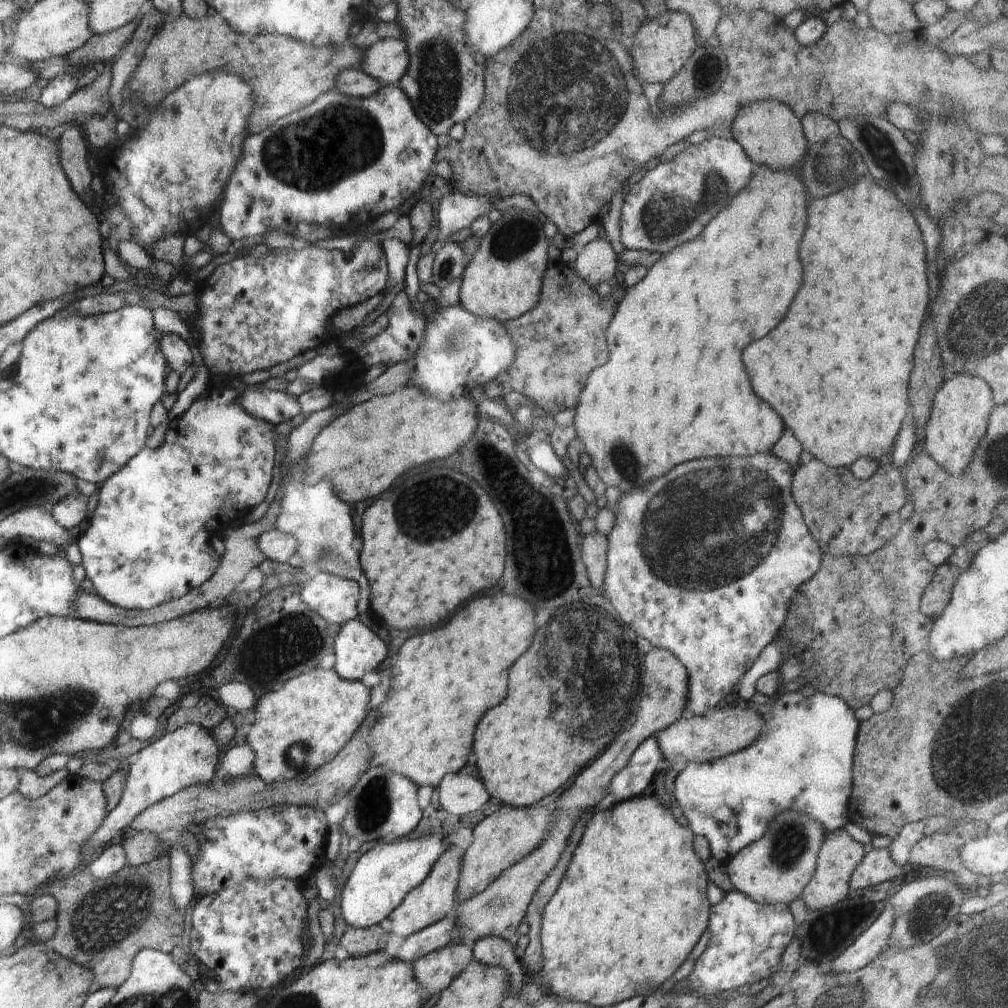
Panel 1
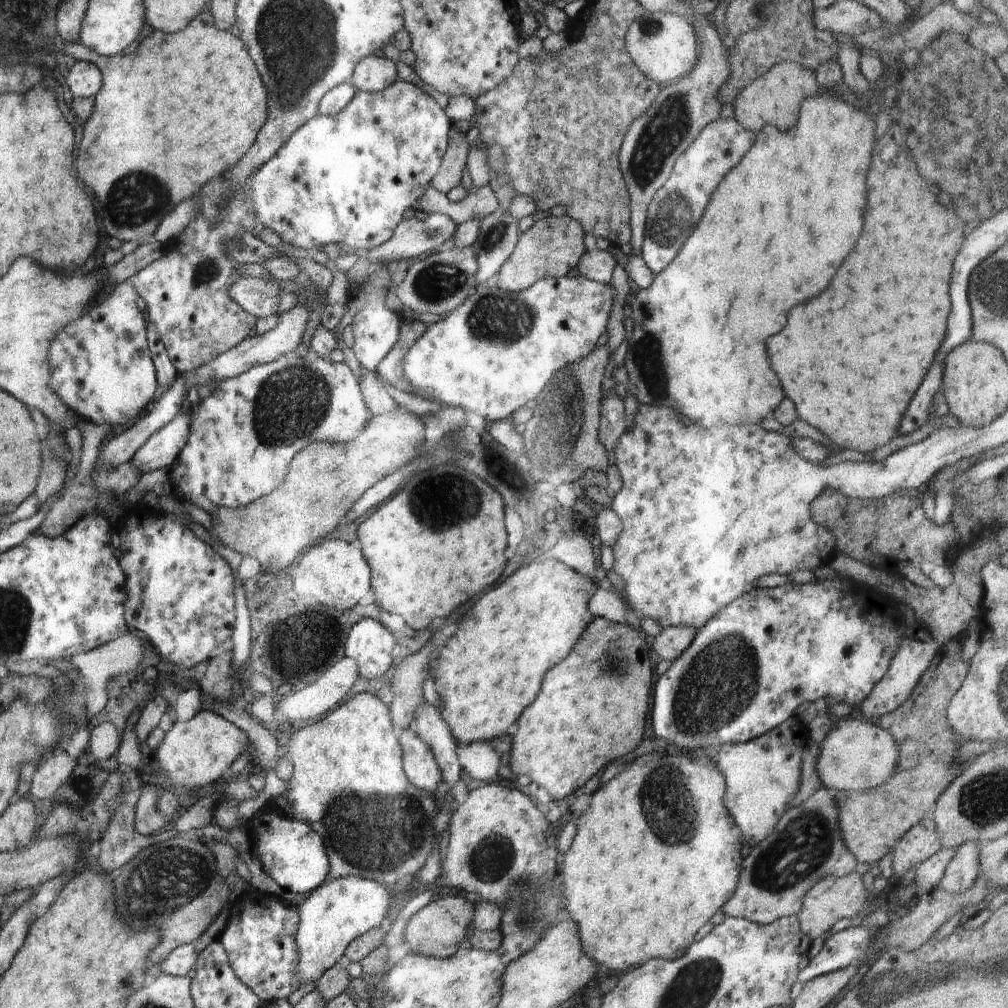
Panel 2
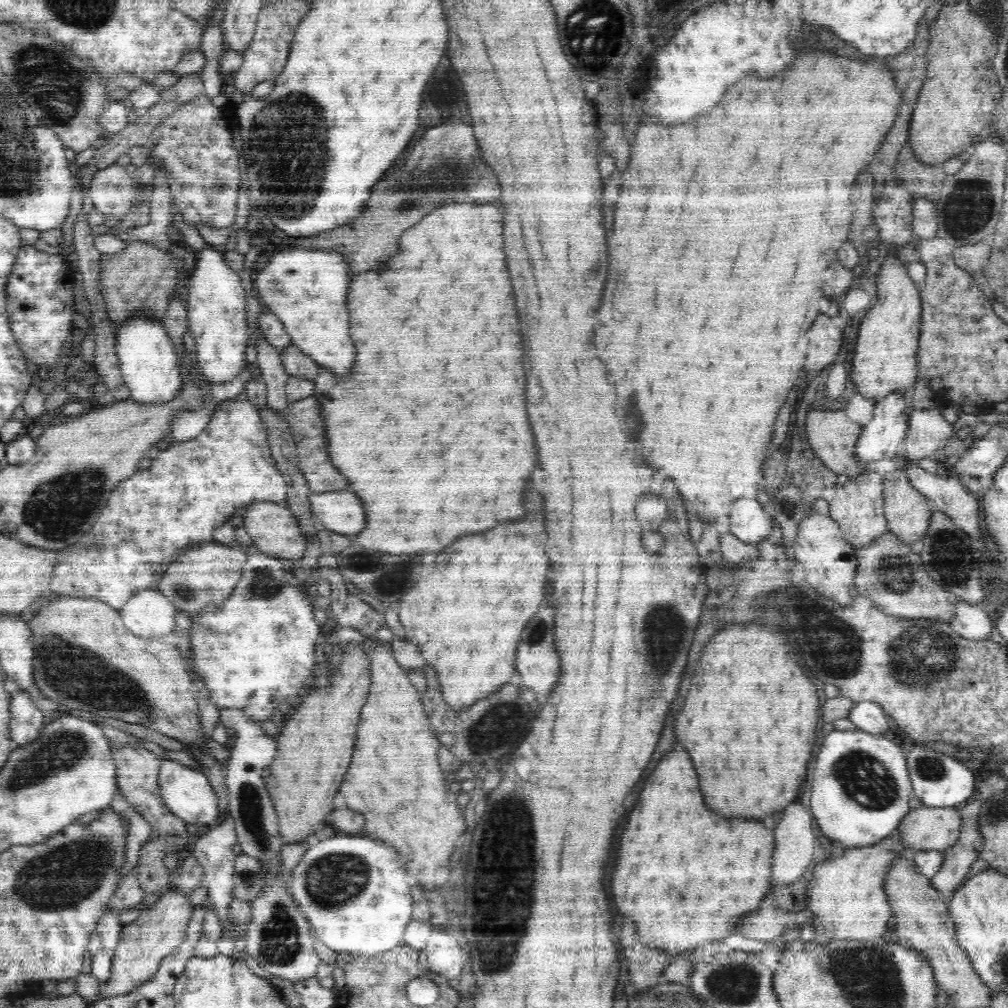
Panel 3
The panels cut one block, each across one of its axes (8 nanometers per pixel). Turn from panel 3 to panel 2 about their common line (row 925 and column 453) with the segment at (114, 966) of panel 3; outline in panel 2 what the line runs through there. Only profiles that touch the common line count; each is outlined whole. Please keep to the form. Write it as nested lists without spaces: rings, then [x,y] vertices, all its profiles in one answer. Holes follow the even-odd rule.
[[[452,125],[446,152],[444,152],[440,168],[431,180],[430,185],[434,186],[438,192],[444,192],[444,194],[460,185],[471,148],[472,145],[468,143],[466,133],[456,130],[455,126]]]

